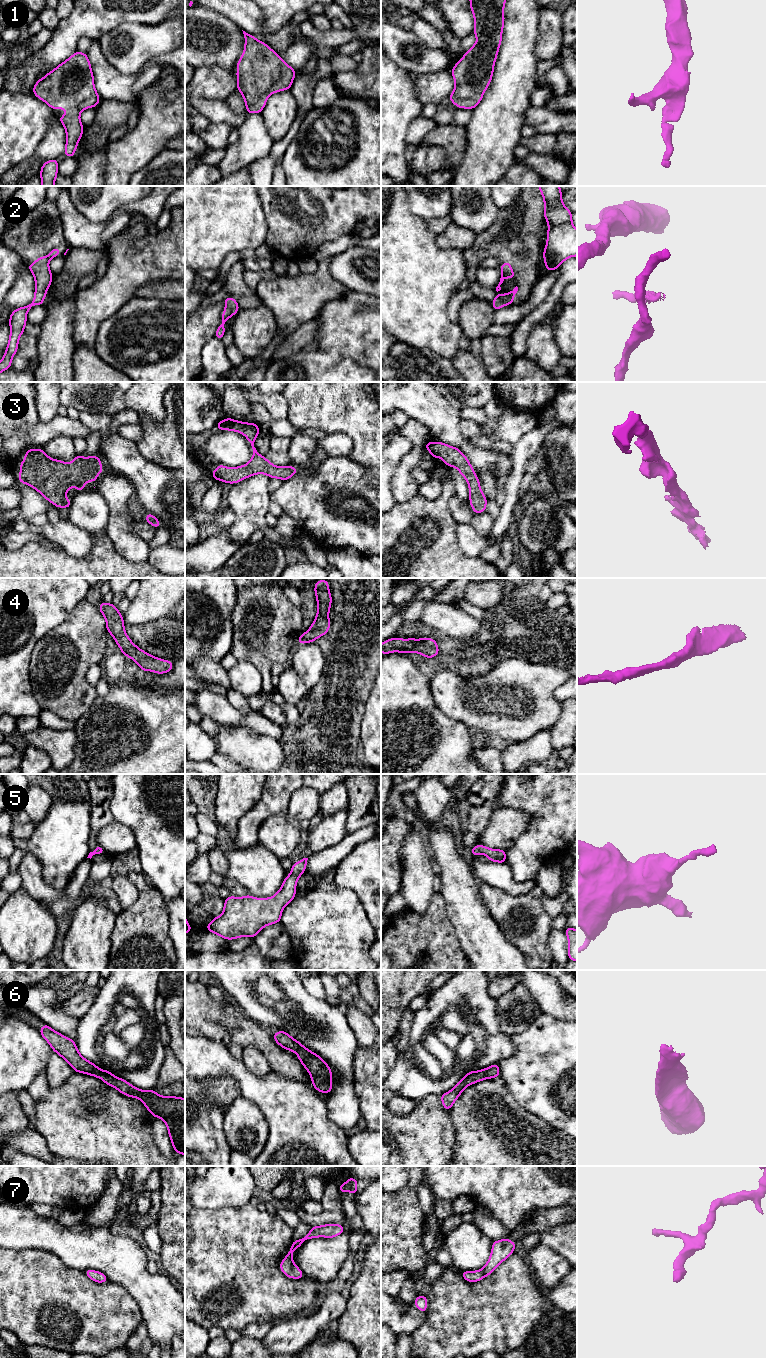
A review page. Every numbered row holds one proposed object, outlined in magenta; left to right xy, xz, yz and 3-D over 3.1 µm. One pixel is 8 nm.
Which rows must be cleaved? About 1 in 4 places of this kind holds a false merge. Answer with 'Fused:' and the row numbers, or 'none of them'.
Fused: 2

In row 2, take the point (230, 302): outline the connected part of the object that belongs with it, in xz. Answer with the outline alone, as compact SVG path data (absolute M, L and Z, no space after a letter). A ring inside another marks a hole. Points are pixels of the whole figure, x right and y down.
M233 297L226 298L223 303L231 310L230 317L239 311L239 305Z

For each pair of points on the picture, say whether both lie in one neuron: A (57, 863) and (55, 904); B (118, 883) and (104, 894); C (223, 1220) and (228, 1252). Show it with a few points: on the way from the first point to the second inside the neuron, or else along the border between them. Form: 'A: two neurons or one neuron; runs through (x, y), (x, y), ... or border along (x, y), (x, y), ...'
A: two neurons; border along (41, 872), (56, 890), (73, 875)
B: two neurons; border along (110, 889), (116, 895), (119, 904), (123, 908)
C: one neuron; runs through (223, 1228), (223, 1244)

